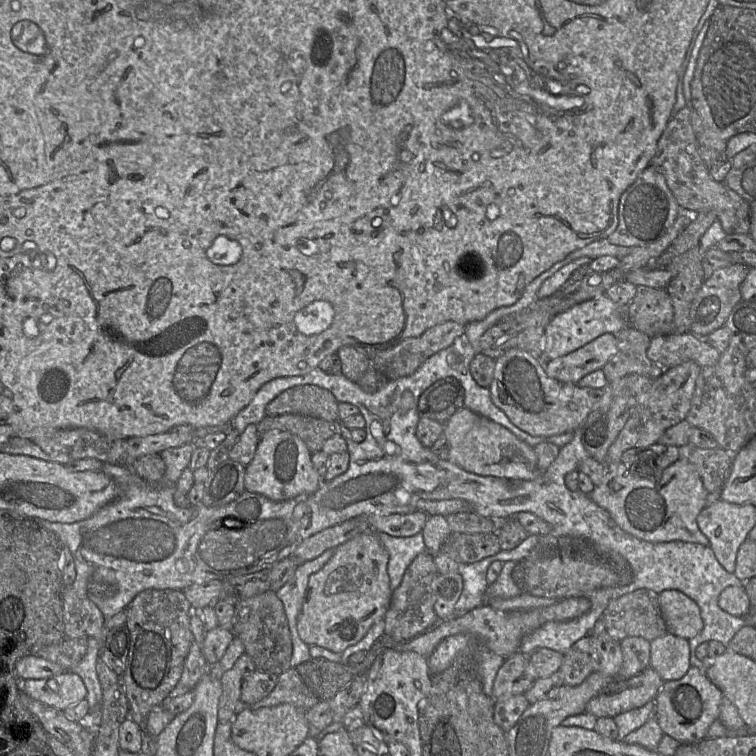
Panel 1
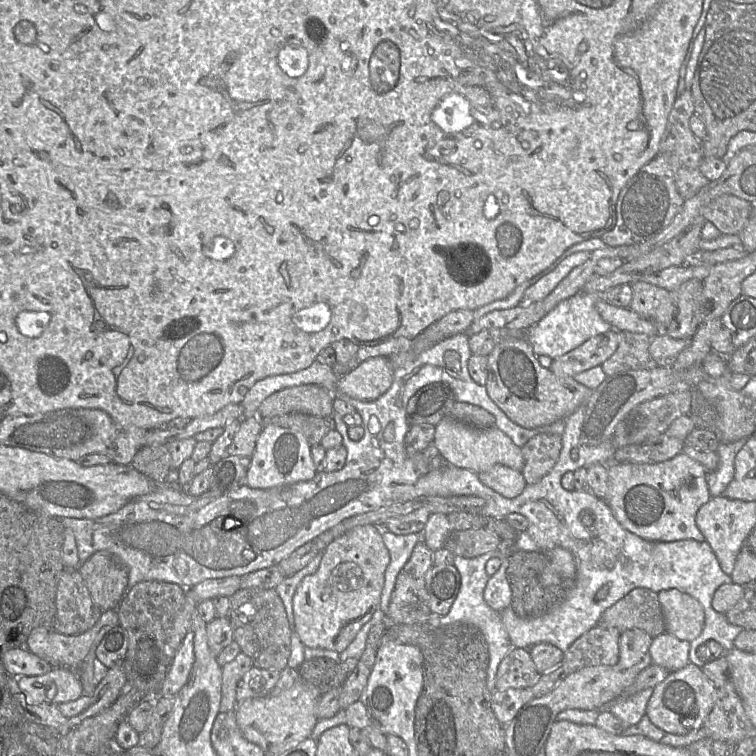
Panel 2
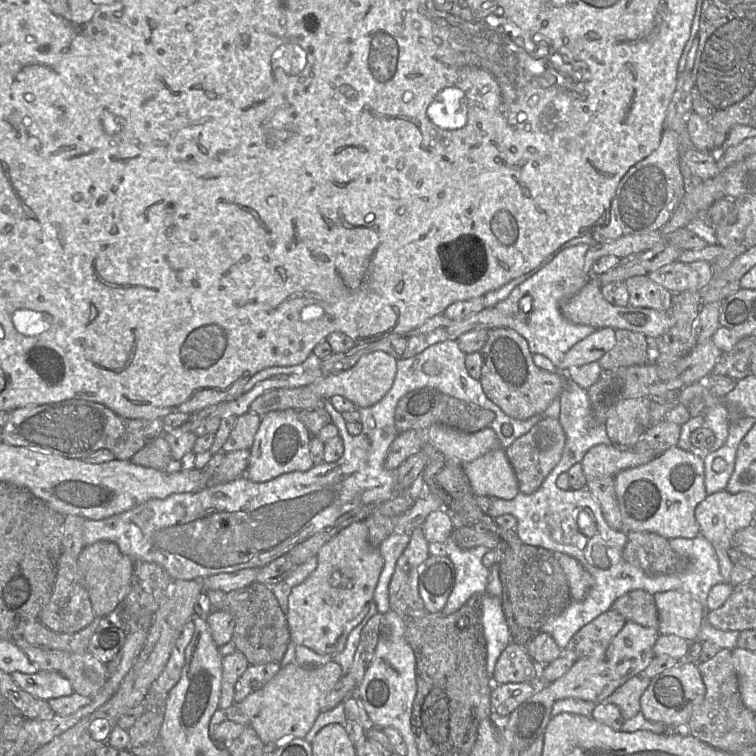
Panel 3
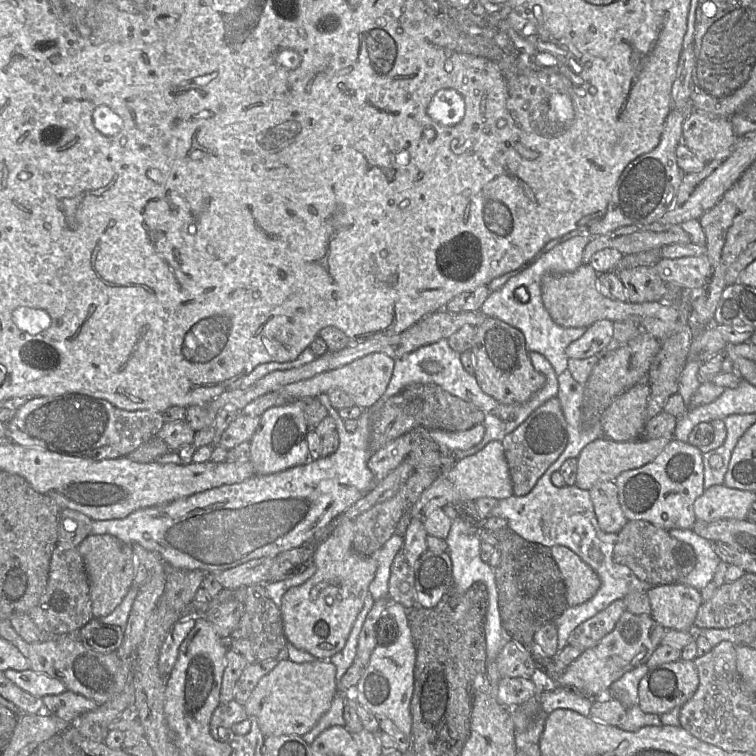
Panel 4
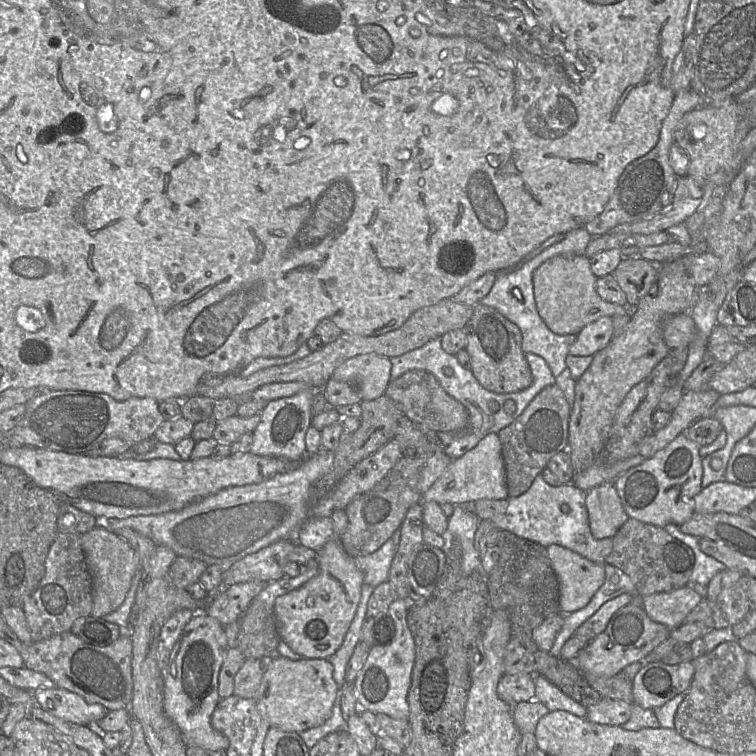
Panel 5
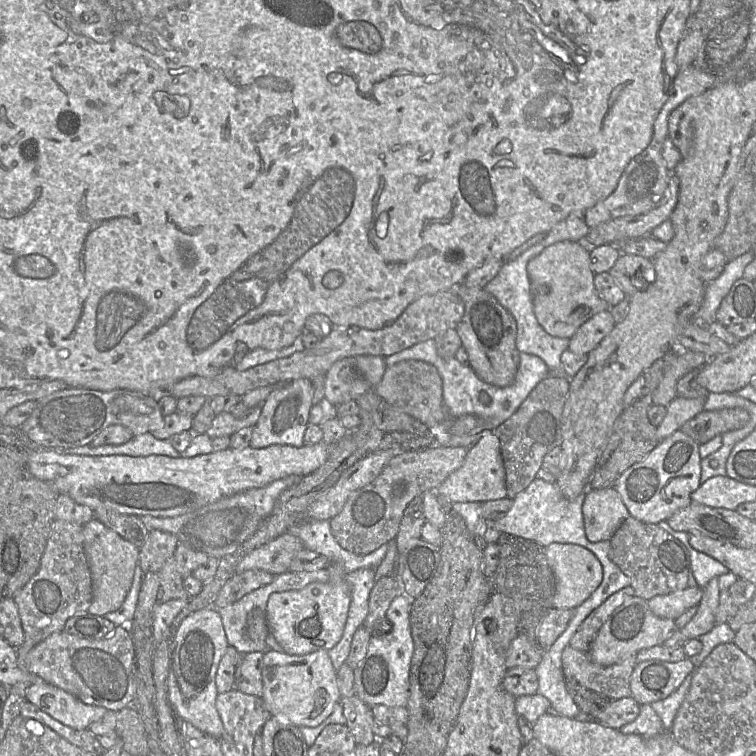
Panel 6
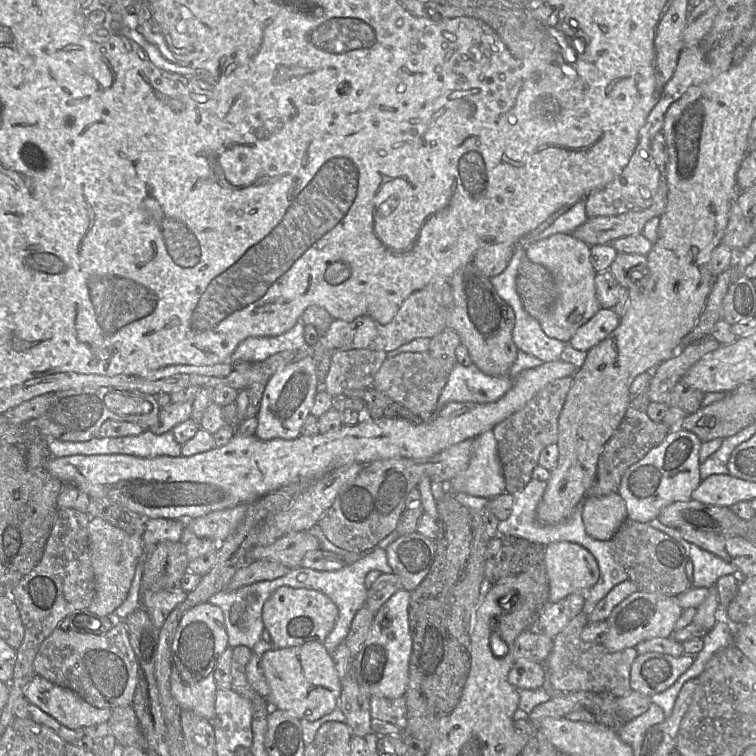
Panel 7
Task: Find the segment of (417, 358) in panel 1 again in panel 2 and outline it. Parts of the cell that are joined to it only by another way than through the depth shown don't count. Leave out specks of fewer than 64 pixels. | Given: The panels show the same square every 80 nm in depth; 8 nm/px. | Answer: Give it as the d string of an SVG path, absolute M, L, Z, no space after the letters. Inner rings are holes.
M455 310L427 327L412 339L410 349L388 357L394 369L411 364L422 352L446 338L468 333L474 321L474 313L475 310Z

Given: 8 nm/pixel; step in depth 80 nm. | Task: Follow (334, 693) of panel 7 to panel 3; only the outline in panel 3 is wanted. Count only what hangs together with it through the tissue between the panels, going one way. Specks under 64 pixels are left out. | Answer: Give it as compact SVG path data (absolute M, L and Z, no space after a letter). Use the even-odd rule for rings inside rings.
M333 661L322 666L300 666L296 663L281 665L277 674L261 689L238 703L238 708L249 719L250 725L264 744L291 738L304 738L322 712L322 701L342 676L341 666Z

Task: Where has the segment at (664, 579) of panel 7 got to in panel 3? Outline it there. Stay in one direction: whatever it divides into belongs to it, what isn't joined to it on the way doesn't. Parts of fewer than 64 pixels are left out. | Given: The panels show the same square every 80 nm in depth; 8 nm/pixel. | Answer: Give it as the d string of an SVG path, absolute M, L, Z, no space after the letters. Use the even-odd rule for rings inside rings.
M627 531L623 558L649 576L674 574L686 567L686 560L670 546L669 540L648 531Z

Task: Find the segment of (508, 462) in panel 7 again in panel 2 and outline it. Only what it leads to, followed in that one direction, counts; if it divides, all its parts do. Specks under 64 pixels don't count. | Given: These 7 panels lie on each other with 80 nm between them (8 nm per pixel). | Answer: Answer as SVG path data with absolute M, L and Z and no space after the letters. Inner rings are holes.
M539 433L533 436L521 451L524 467L521 471L526 483L534 484L541 480L556 464L562 448L562 437Z

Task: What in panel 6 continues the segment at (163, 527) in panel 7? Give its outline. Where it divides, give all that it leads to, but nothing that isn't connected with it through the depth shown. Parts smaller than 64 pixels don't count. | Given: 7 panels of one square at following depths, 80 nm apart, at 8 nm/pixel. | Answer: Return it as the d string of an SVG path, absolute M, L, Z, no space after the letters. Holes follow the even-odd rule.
M150 530L140 548L139 565L144 574L159 570L167 559L174 556L178 543L178 538L172 533Z

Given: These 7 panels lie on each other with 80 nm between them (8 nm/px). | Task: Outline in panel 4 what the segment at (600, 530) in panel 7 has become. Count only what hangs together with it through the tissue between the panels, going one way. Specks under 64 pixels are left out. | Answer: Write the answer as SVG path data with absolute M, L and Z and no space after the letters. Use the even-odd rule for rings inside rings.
M615 481L598 482L589 491L600 529L618 534L628 519L620 506Z

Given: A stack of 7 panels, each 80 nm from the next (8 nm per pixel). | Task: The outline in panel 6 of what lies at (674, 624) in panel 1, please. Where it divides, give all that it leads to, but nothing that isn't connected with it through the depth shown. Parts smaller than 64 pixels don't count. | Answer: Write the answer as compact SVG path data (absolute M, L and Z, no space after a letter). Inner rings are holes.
M687 587L674 593L655 596L649 600L650 610L660 618L676 620L686 610L698 606L704 589L701 587Z

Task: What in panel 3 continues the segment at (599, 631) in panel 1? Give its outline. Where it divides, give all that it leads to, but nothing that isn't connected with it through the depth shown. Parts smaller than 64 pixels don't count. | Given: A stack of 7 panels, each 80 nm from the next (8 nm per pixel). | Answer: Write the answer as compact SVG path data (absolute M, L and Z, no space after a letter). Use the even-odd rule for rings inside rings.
M642 589L627 592L613 604L613 610L620 613L626 621L638 623L647 628L659 627L658 610L654 595Z

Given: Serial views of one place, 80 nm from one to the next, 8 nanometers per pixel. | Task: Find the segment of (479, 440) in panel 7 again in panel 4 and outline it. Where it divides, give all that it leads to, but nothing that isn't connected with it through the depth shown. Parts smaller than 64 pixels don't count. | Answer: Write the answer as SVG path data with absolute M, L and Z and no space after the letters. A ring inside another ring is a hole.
M490 441L477 453L457 460L448 471L440 473L436 480L420 495L410 508L412 518L423 520L434 509L443 508L462 500L476 501L482 497L497 500L513 496L513 486L504 448L500 441Z

